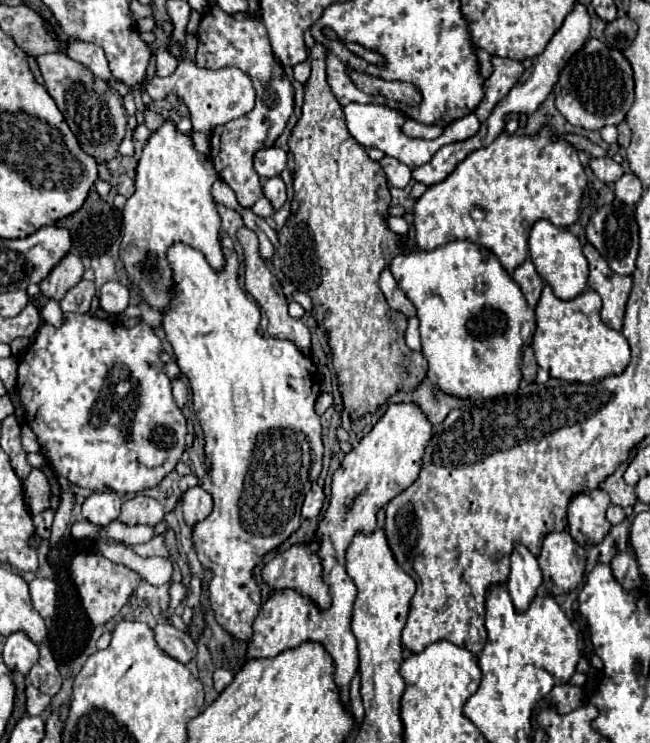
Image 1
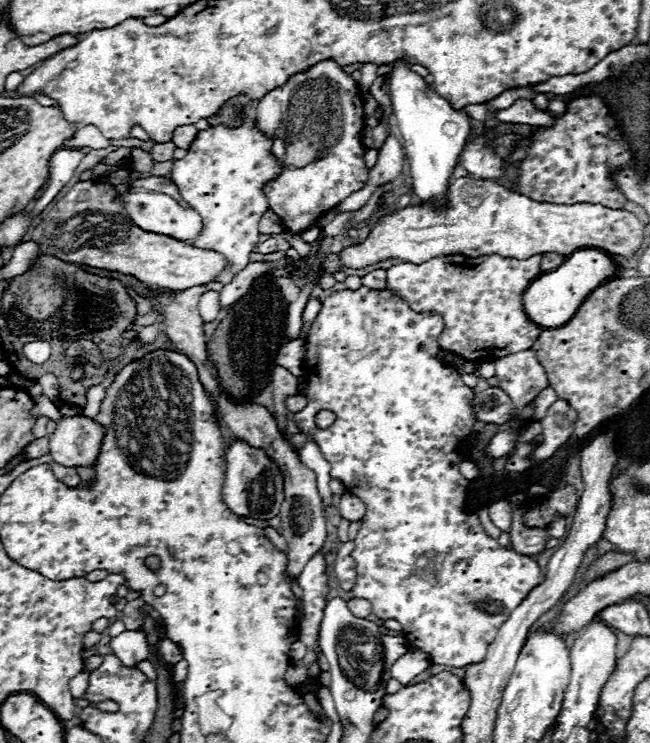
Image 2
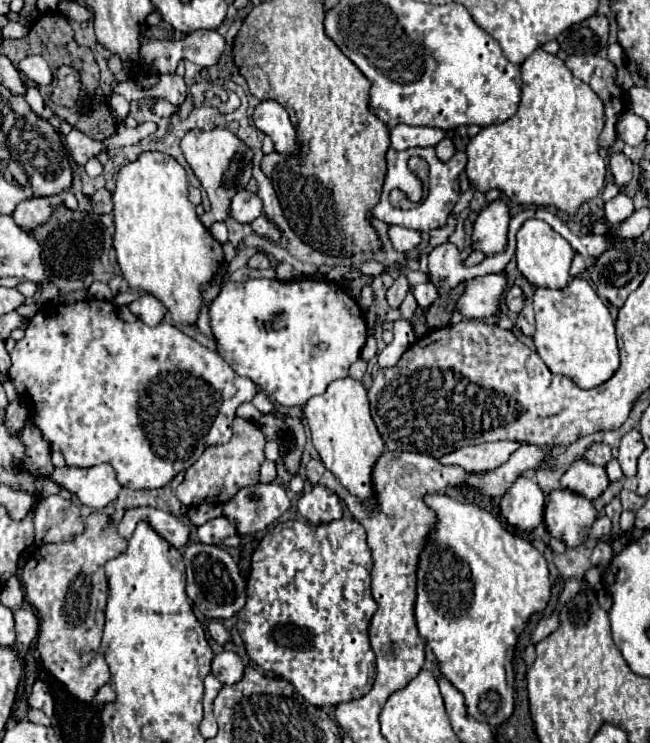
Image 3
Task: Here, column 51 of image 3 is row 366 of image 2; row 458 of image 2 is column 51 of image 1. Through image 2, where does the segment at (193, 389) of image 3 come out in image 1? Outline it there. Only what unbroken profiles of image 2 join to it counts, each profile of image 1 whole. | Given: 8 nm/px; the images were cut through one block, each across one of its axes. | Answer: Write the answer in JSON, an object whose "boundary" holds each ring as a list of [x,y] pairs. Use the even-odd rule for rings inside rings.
{"boundary":[[[66,314],[66,322],[60,328],[54,328],[50,324],[42,324],[38,328],[36,340],[32,344],[32,348],[20,358],[18,362],[18,380],[16,380],[16,388],[20,394],[22,404],[26,406],[26,414],[28,414],[28,424],[34,430],[38,444],[40,444],[40,452],[50,460],[52,468],[56,474],[66,476],[72,484],[80,486],[80,488],[88,488],[94,492],[102,492],[102,490],[112,490],[118,494],[128,494],[128,492],[140,492],[146,488],[154,488],[166,474],[170,474],[174,470],[174,466],[178,464],[182,452],[184,452],[184,436],[186,436],[186,418],[182,414],[182,410],[178,408],[178,404],[172,398],[172,386],[170,386],[170,378],[164,374],[164,364],[160,360],[160,352],[162,352],[162,342],[160,338],[152,332],[152,328],[144,322],[136,324],[134,328],[124,328],[124,326],[116,326],[110,324],[108,320],[90,316],[90,314]]]}

